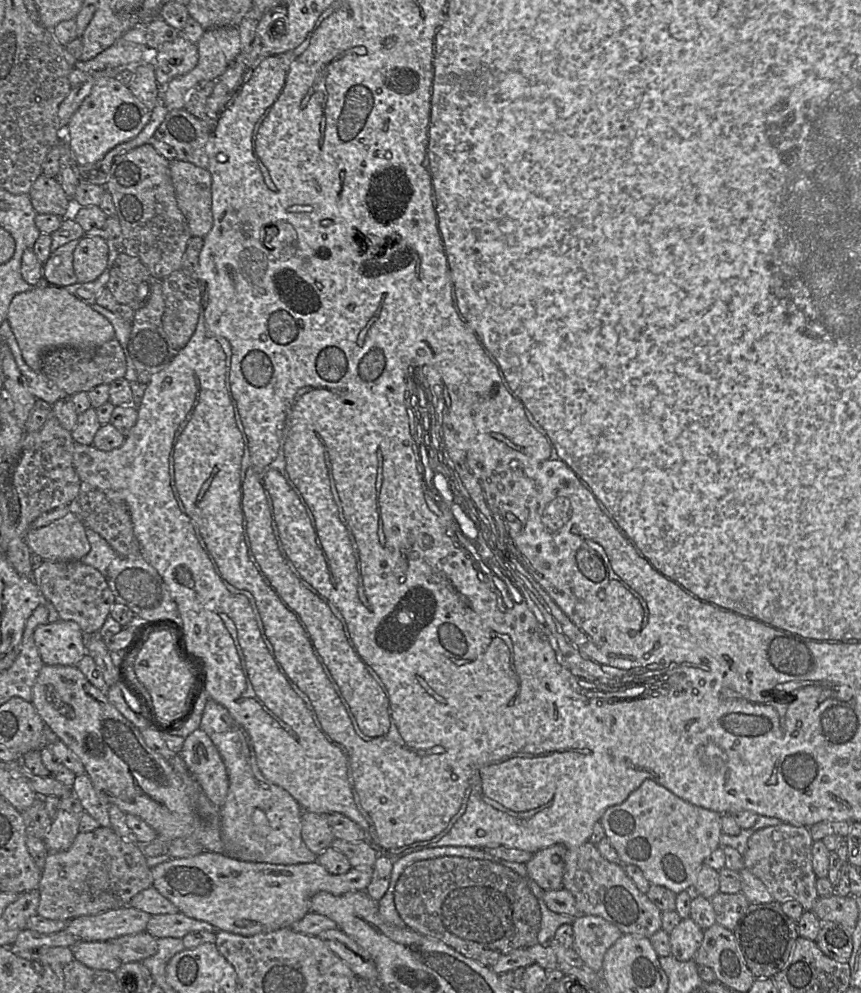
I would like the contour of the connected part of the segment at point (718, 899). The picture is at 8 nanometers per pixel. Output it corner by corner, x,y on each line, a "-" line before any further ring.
717,892
711,899
716,923
734,931
750,902
742,892
727,894

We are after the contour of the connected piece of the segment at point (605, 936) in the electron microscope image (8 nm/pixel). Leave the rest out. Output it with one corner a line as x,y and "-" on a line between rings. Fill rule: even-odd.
581,914
573,919
572,949
594,972
601,974
607,950
623,935
612,923
595,915

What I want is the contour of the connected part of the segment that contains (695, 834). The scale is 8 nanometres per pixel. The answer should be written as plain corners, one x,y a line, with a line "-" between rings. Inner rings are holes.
650,779
644,780
644,782
635,791
633,791
622,803
607,808
603,813
602,817
600,818
599,822
604,829
605,836
609,839
611,845
618,853
623,865
636,865
641,869
644,876
651,884
666,887
677,895
682,891
693,889
698,871
702,867
704,860
720,846
720,836
722,834
721,814
693,805
683,800
682,798
679,798
665,787
659,785
658,783

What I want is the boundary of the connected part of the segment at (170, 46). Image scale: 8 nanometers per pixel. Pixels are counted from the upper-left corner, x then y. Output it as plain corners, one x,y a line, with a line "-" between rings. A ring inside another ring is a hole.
180,34
171,42
163,43
153,52
156,82
160,87
173,78
190,72
197,64
198,48

